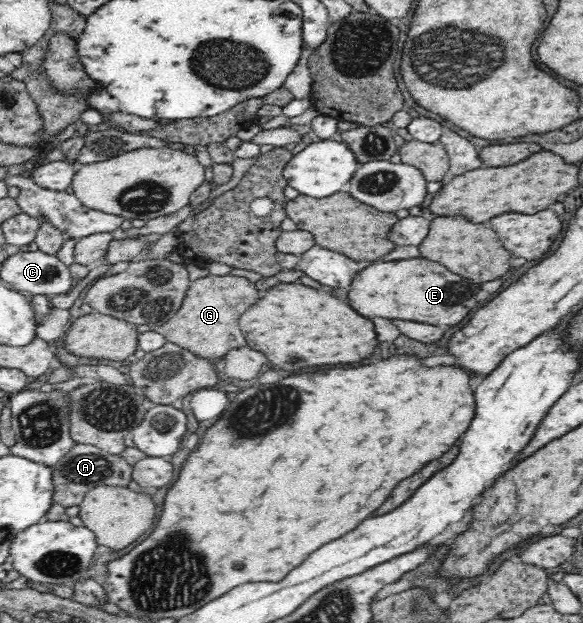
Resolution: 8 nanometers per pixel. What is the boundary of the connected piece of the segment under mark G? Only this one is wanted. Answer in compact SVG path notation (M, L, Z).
M208 275L196 281L192 281L186 291L183 303L178 312L165 323L154 326L166 342L176 344L196 357L213 360L224 358L232 348L246 346L246 340L242 336L242 330L238 326L240 316L256 304L260 298L260 292L250 280L240 276L215 276Z

